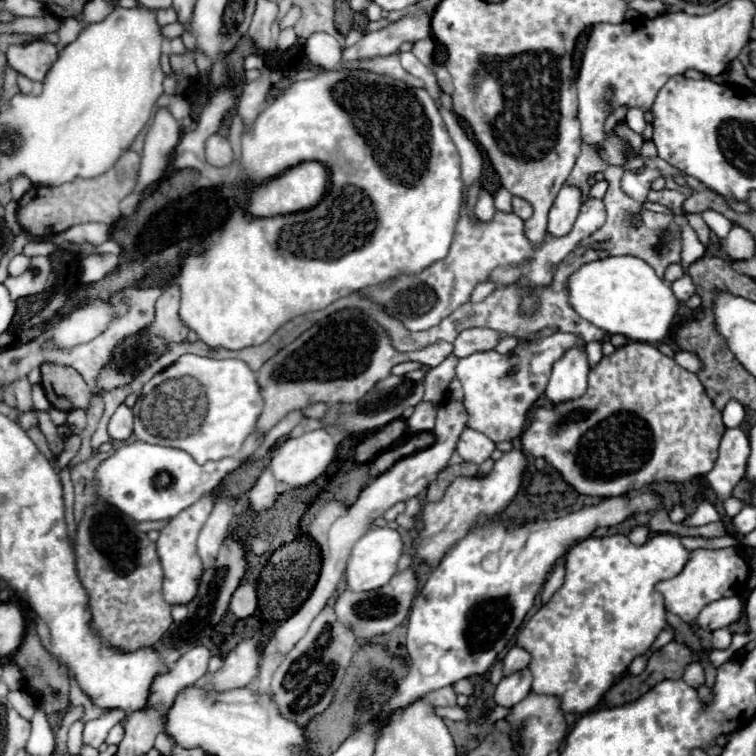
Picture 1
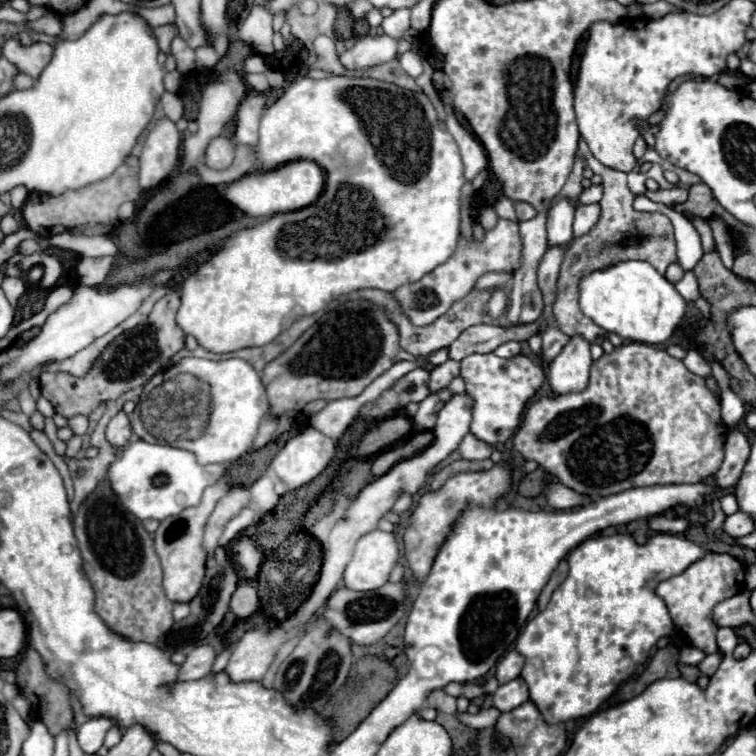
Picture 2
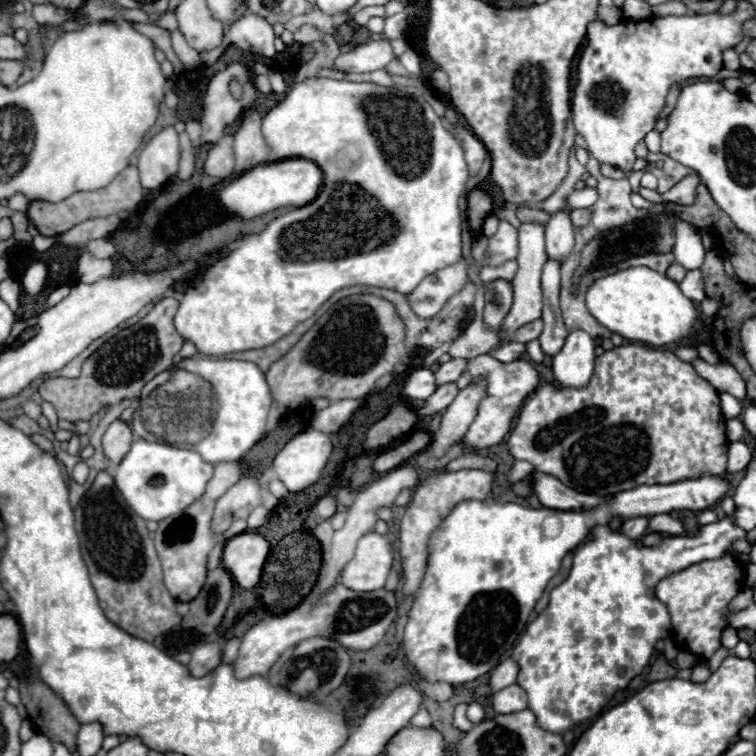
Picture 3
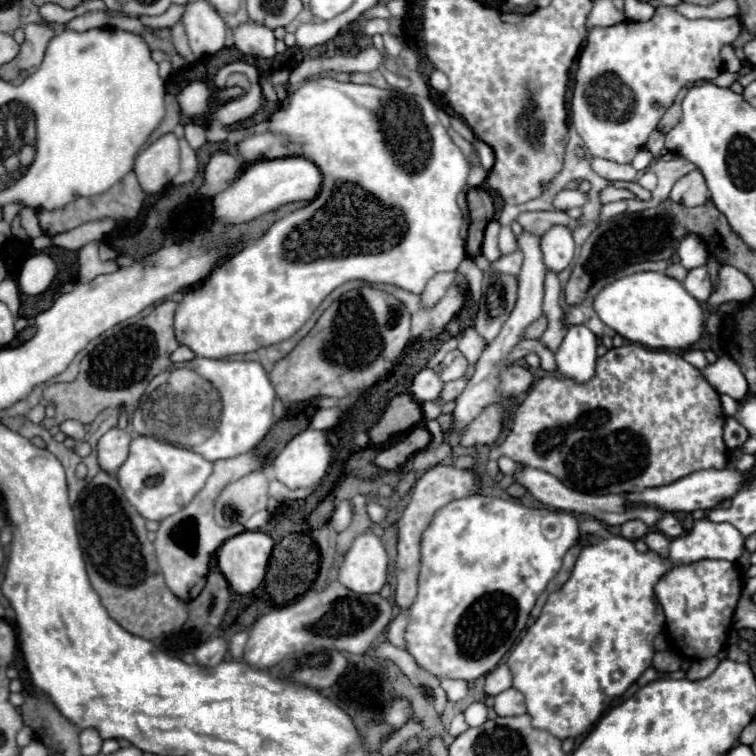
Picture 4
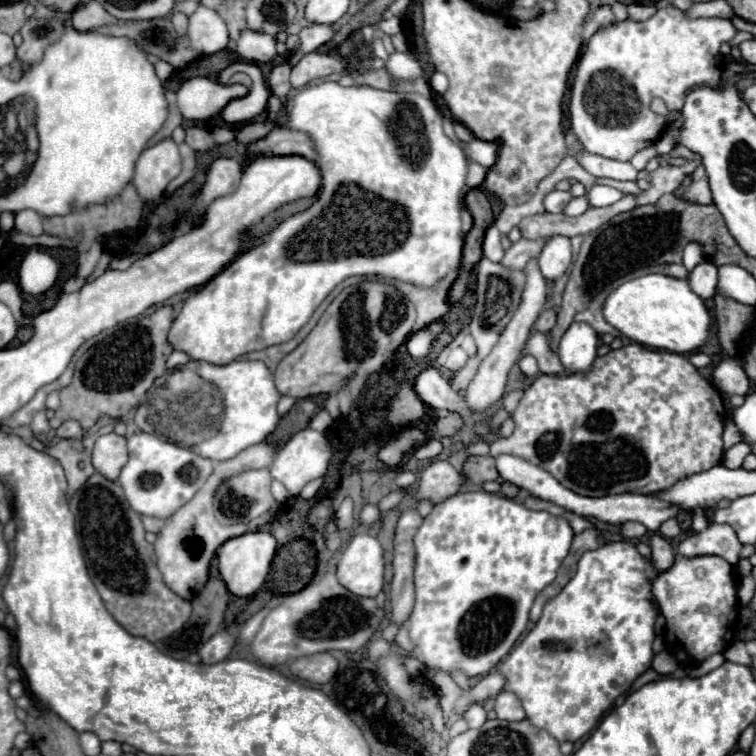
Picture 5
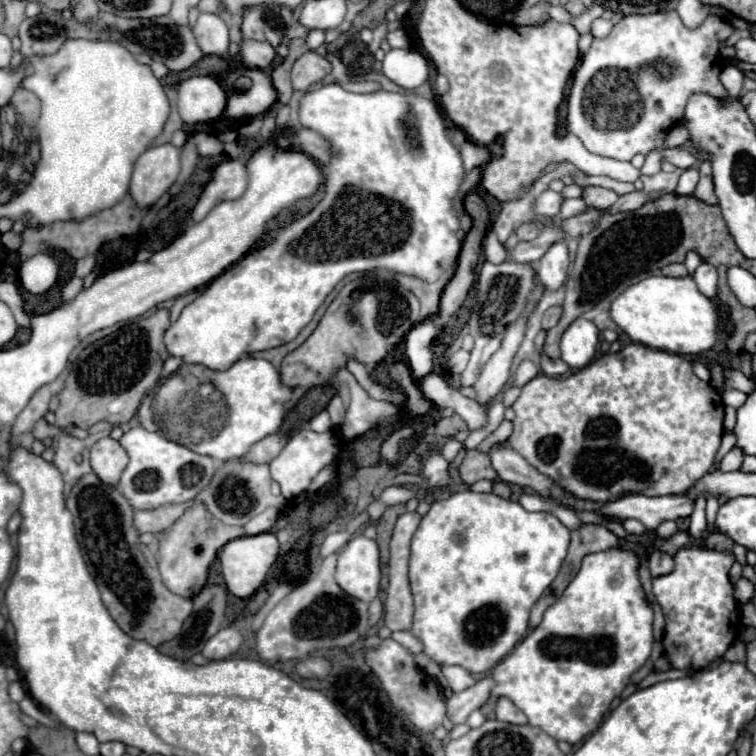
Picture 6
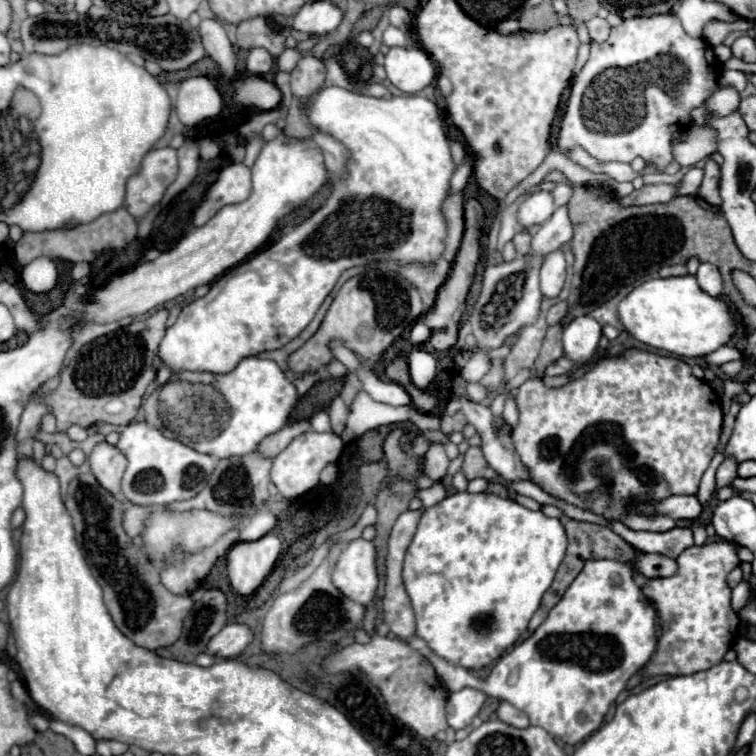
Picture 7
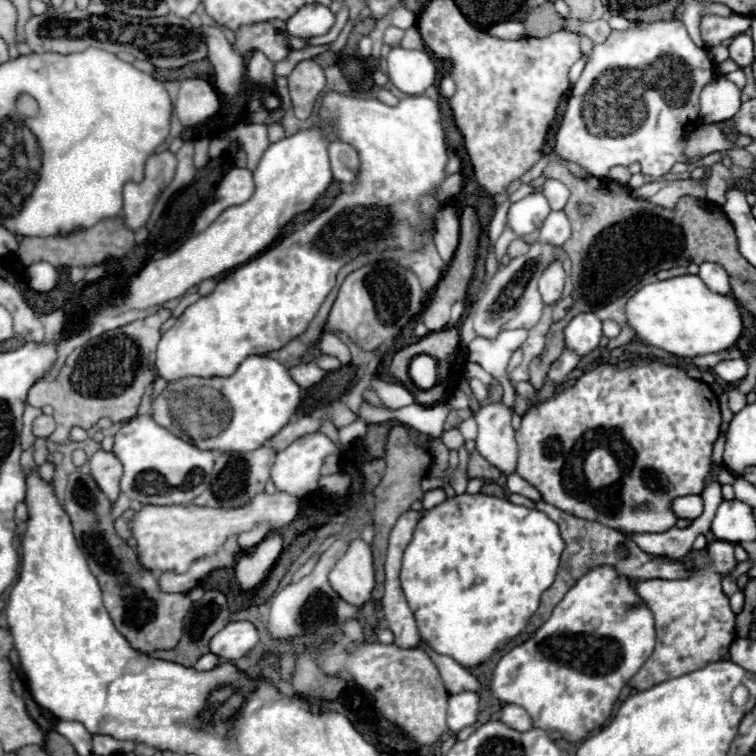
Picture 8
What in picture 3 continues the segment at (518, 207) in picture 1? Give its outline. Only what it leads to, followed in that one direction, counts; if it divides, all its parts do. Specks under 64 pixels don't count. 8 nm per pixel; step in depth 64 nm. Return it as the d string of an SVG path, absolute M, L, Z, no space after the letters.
M522 206L516 210L516 216L520 222L542 222L546 224L550 214L544 212L544 210L536 210L536 208L528 208L528 206Z

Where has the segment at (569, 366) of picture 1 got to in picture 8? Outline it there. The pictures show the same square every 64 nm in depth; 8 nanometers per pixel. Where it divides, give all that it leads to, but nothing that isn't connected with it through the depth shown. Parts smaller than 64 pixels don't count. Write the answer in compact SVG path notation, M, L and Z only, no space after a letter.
M586 312L572 318L572 322L564 328L564 340L566 346L572 352L578 352L578 356L590 354L594 348L598 348L602 338L602 322L596 318L596 314Z

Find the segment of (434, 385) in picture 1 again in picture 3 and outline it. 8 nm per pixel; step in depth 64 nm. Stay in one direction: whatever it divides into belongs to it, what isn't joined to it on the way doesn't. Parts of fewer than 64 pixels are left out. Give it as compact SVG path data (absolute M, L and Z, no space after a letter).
M452 358L450 362L440 364L440 368L434 372L436 384L442 386L442 384L448 384L448 382L456 382L464 370L466 370L466 360Z

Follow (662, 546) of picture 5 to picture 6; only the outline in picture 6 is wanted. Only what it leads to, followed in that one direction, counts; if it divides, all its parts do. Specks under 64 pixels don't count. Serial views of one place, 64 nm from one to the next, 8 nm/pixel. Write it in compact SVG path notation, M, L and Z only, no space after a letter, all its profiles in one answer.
M654 550L650 554L650 572L654 578L662 576L662 574L670 574L672 572L672 556L662 550Z

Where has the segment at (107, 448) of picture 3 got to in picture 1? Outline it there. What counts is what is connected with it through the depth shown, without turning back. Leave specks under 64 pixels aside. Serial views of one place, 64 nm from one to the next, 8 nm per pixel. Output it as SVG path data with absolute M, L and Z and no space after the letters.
M120 404L110 420L108 434L116 440L128 440L132 436L132 422L134 422L132 408L128 408L126 404Z

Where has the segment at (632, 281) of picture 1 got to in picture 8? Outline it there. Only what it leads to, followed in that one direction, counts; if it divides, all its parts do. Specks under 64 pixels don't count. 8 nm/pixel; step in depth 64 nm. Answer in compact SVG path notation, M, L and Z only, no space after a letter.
M692 274L642 286L626 302L624 312L628 324L644 344L662 348L680 358L696 358L732 348L742 332L742 318L736 300L708 290L704 282Z

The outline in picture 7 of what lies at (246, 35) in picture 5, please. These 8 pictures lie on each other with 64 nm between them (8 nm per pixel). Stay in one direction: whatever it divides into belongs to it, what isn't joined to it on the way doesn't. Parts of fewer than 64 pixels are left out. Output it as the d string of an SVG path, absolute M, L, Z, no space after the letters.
M250 48L250 50L248 50L246 70L248 70L250 74L270 76L272 66L274 66L274 58L270 56L270 52L266 52L266 48Z

